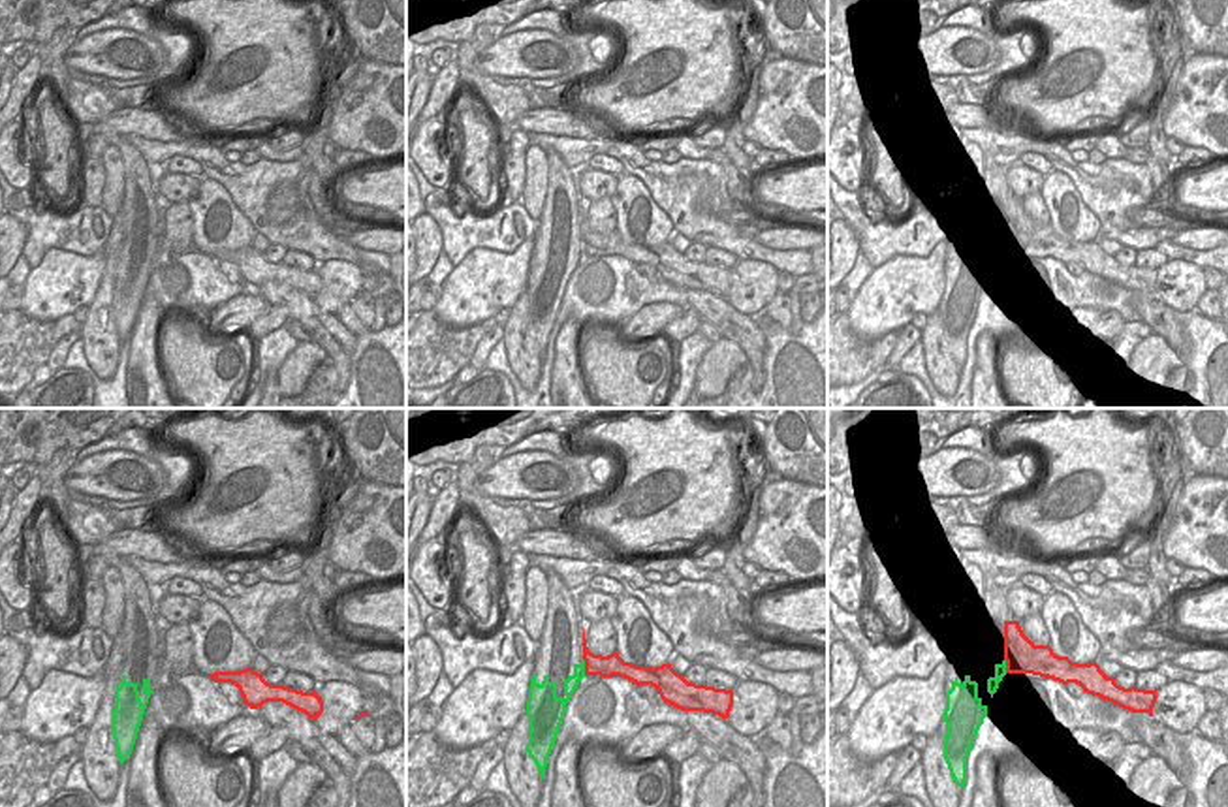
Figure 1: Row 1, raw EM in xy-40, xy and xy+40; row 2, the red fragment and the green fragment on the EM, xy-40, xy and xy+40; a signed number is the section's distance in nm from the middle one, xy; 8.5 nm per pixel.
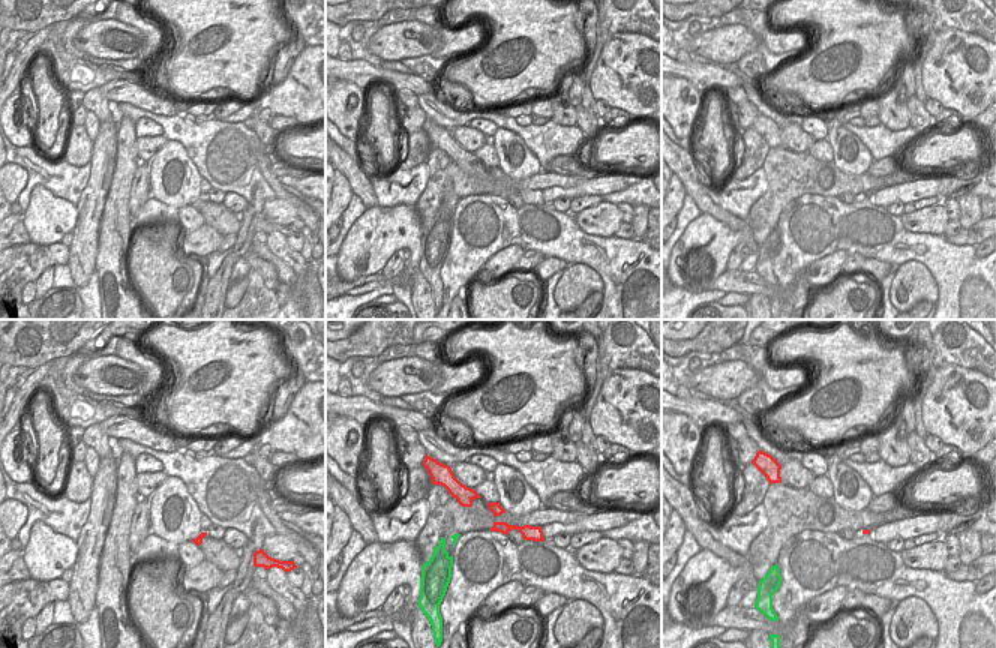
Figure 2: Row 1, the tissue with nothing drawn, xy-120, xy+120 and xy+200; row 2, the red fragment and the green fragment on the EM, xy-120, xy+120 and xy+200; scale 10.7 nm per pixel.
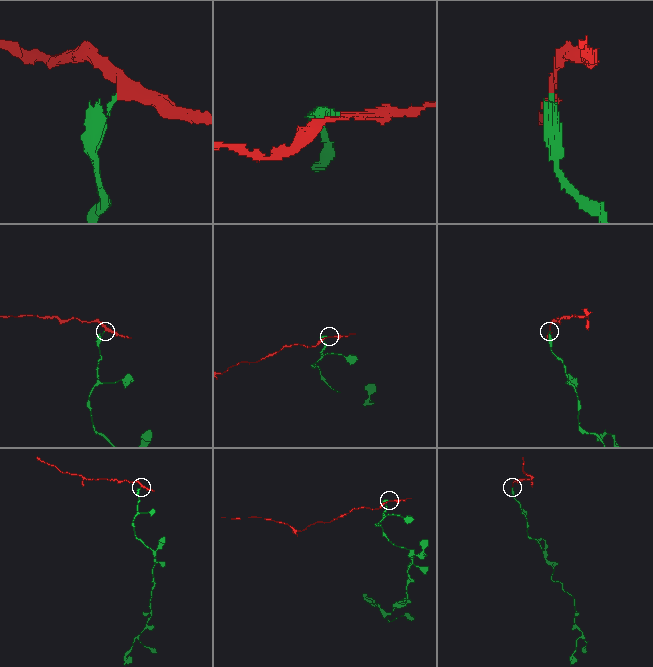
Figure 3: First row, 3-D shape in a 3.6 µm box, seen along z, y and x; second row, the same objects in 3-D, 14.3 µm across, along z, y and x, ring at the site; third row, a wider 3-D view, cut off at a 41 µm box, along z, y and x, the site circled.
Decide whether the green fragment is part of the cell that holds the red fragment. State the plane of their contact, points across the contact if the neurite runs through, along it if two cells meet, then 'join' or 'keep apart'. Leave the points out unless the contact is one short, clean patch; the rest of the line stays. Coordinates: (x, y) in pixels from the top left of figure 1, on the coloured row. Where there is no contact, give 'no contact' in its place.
meets red in xy; keep apart

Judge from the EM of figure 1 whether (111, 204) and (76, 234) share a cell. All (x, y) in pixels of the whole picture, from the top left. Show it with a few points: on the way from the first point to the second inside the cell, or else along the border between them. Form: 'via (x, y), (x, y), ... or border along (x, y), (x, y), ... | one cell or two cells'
border along (100, 207), (111, 219) | two cells

